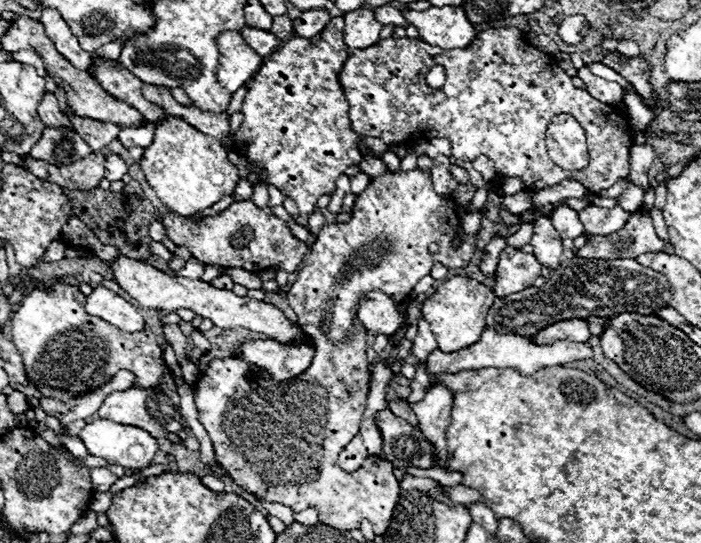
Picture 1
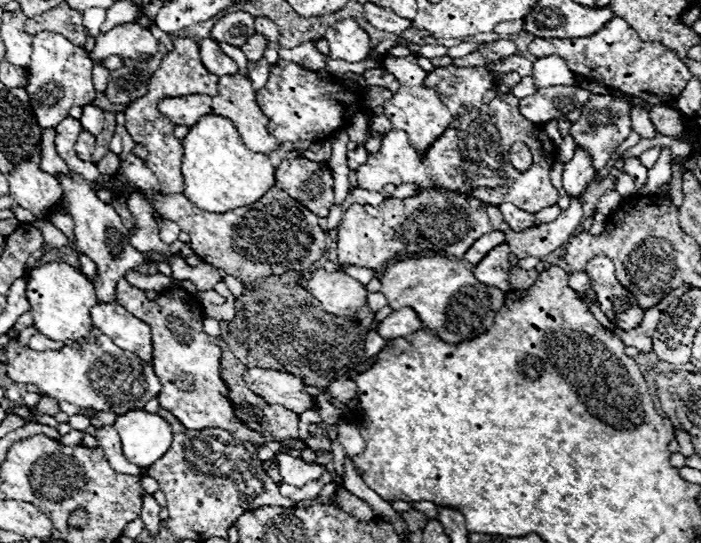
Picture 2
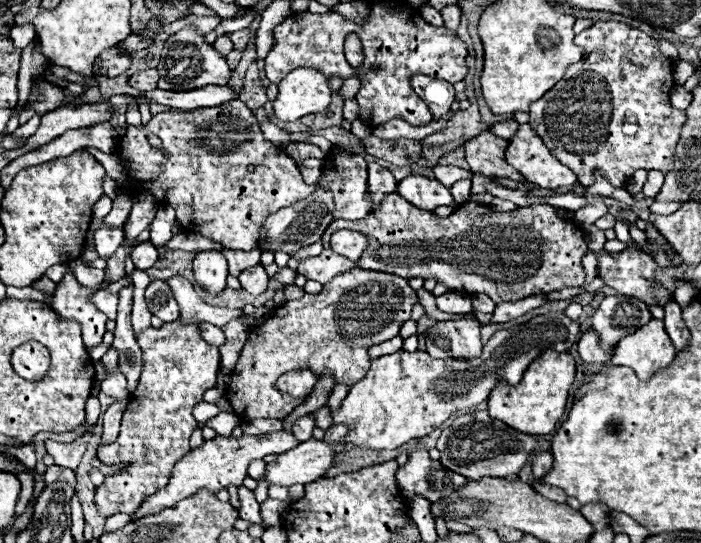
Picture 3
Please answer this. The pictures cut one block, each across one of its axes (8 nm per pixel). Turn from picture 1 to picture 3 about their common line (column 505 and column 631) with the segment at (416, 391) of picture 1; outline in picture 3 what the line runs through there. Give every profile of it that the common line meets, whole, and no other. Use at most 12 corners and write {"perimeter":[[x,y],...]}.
{"perimeter":[[650,320],[614,346],[612,364],[650,380],[676,352]]}

